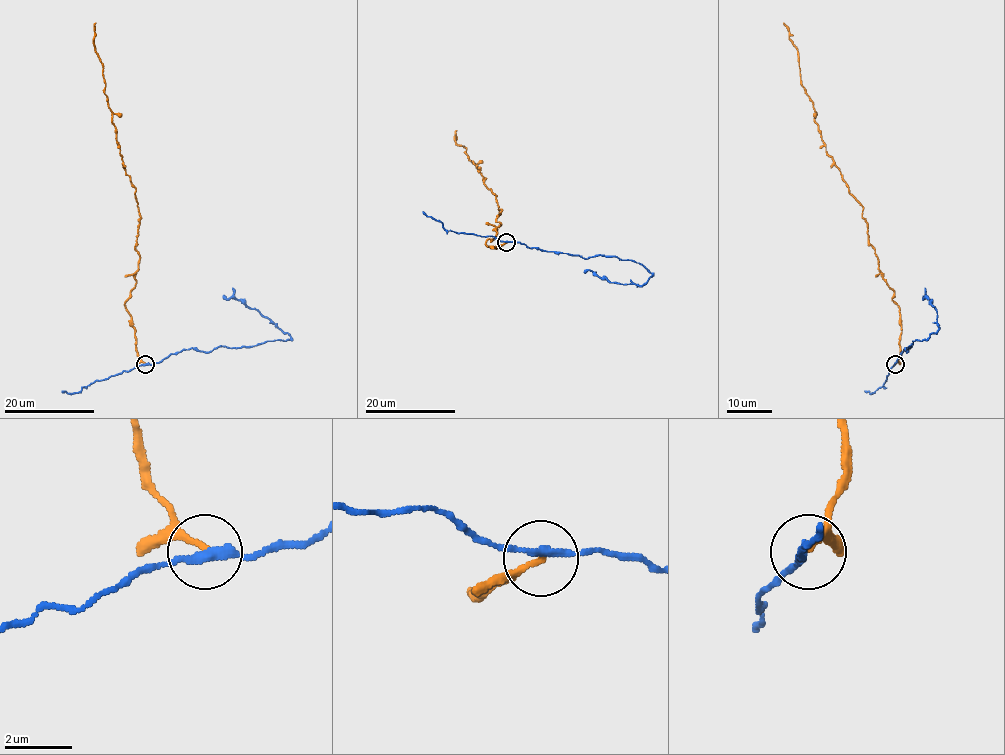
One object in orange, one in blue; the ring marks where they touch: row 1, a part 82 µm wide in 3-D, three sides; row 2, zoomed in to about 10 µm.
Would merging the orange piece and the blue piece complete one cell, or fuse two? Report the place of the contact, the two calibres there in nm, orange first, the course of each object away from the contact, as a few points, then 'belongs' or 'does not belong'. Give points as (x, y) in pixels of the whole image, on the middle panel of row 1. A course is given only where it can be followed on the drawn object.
place (506, 242); calibres 180 and 240 nm; course orange (506, 242), (496, 249), (487, 245), (497, 234), (501, 209), (466, 149), (456, 144), (456, 131); course blue (506, 242), (587, 259), (615, 255), (642, 263), (652, 274), (642, 285), (610, 283), (589, 270), (583, 272); does not belong

